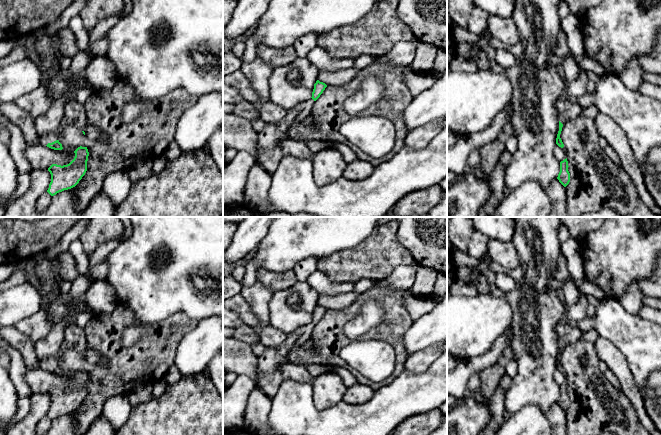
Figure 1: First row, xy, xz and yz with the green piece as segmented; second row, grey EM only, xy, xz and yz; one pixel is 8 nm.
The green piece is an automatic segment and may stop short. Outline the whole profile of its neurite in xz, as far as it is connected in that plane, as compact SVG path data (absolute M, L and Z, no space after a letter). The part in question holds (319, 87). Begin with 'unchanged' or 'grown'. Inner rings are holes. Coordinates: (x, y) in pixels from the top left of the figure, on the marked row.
grown; M317 80L314 84L312 97L309 100L289 109L281 121L267 123L266 127L259 133L258 152L255 157L256 164L271 174L277 170L284 156L279 143L289 138L289 129L294 123L302 122L311 115L315 101L326 87L325 83Z

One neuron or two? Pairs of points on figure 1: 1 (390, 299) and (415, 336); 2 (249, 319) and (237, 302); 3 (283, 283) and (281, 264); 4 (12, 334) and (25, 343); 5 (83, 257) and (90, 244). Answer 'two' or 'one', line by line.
1: two
2: one
3: two
4: one
5: two

